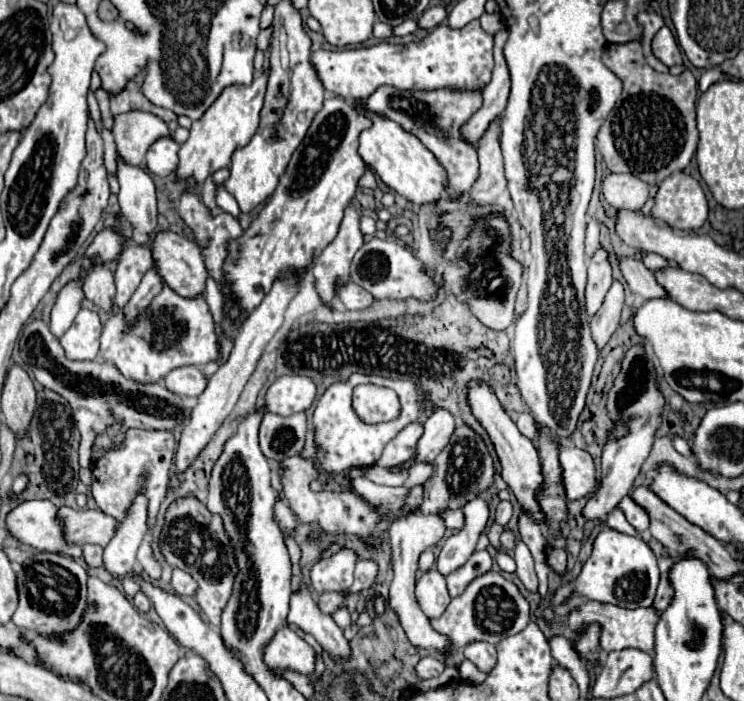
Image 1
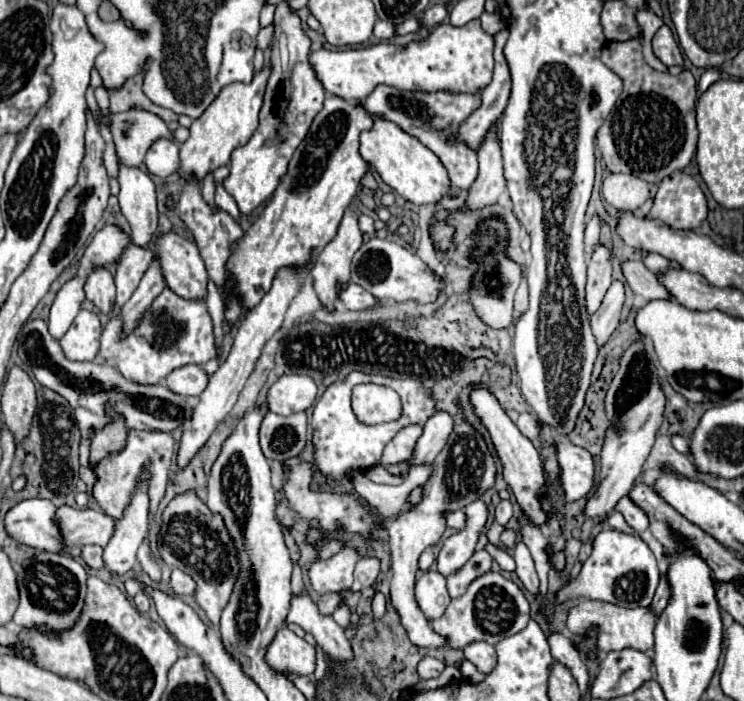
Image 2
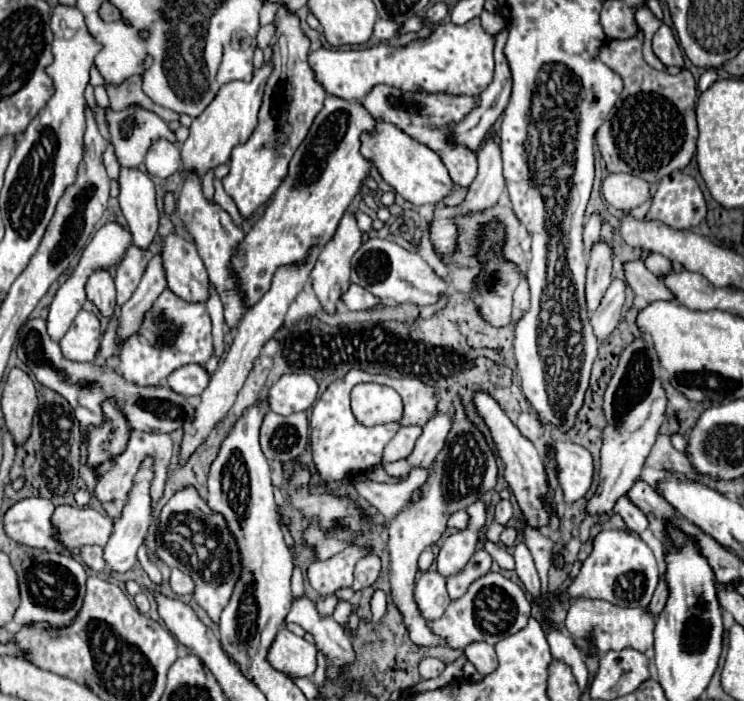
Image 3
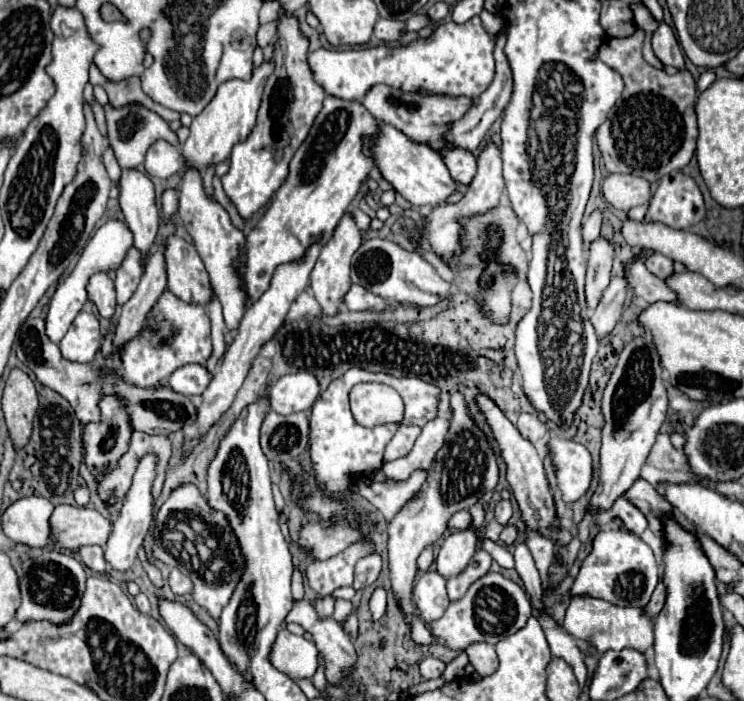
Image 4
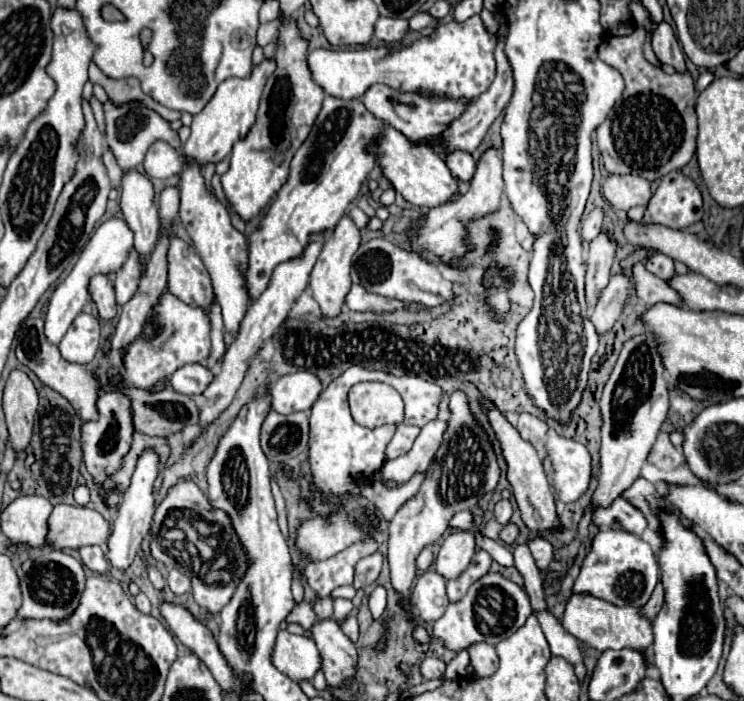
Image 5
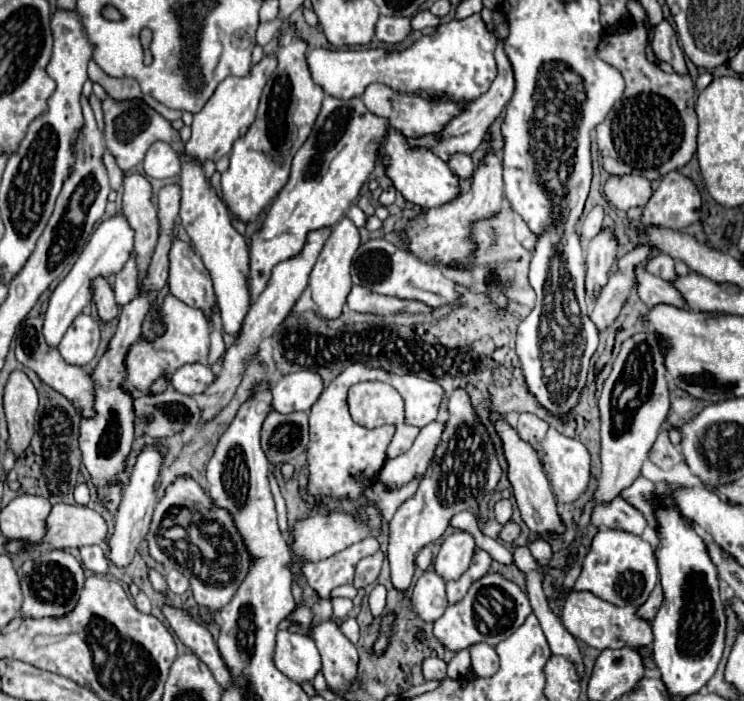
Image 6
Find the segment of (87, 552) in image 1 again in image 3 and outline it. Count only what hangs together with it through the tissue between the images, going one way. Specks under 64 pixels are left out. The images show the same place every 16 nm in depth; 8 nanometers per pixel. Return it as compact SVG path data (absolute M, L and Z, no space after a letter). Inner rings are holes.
M84 546L80 548L80 556L84 560L84 564L92 570L104 570L106 564L102 560L102 548L100 546Z

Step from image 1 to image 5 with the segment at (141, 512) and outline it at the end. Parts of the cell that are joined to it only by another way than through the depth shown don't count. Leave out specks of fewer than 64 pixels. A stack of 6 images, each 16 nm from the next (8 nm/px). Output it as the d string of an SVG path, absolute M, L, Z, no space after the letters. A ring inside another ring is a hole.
M144 452L144 456L140 456L138 466L134 470L132 476L132 484L128 488L128 492L124 494L122 506L114 518L114 530L112 536L108 538L108 548L106 548L106 560L112 568L118 570L126 570L132 566L138 548L144 540L144 536L150 532L150 524L152 524L152 516L156 510L156 498L152 494L152 484L156 480L156 470L158 470L158 456L154 452Z

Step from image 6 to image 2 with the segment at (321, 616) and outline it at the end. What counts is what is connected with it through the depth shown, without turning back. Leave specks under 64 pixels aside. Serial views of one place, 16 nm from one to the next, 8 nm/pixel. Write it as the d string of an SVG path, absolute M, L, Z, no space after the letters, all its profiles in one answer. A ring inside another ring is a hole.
M330 592L330 594L322 594L318 600L318 608L322 614L332 614L340 604L344 602L344 598L338 592Z

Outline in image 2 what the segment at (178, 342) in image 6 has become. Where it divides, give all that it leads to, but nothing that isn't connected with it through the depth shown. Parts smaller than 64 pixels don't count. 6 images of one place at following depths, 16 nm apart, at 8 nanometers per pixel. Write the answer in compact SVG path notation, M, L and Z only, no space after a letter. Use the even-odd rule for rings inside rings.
M168 286L154 300L152 308L148 308L144 312L138 326L130 334L124 334L122 330L124 330L122 316L112 314L104 332L102 332L100 354L104 358L114 358L114 364L122 372L122 376L128 378L128 380L134 380L138 384L156 384L156 382L164 380L168 376L168 372L172 372L174 368L180 368L180 366L186 366L186 364L204 366L208 360L218 358L218 346L216 346L216 340L214 340L214 324L212 324L212 316L208 312L206 302L204 300L184 300L182 296L176 296L176 292L172 292Z

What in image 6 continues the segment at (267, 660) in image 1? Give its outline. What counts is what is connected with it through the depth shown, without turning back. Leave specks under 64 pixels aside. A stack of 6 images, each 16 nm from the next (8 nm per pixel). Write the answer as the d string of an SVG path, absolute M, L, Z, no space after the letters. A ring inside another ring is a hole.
M280 630L274 648L274 664L294 682L306 682L322 668L318 648L312 638Z

